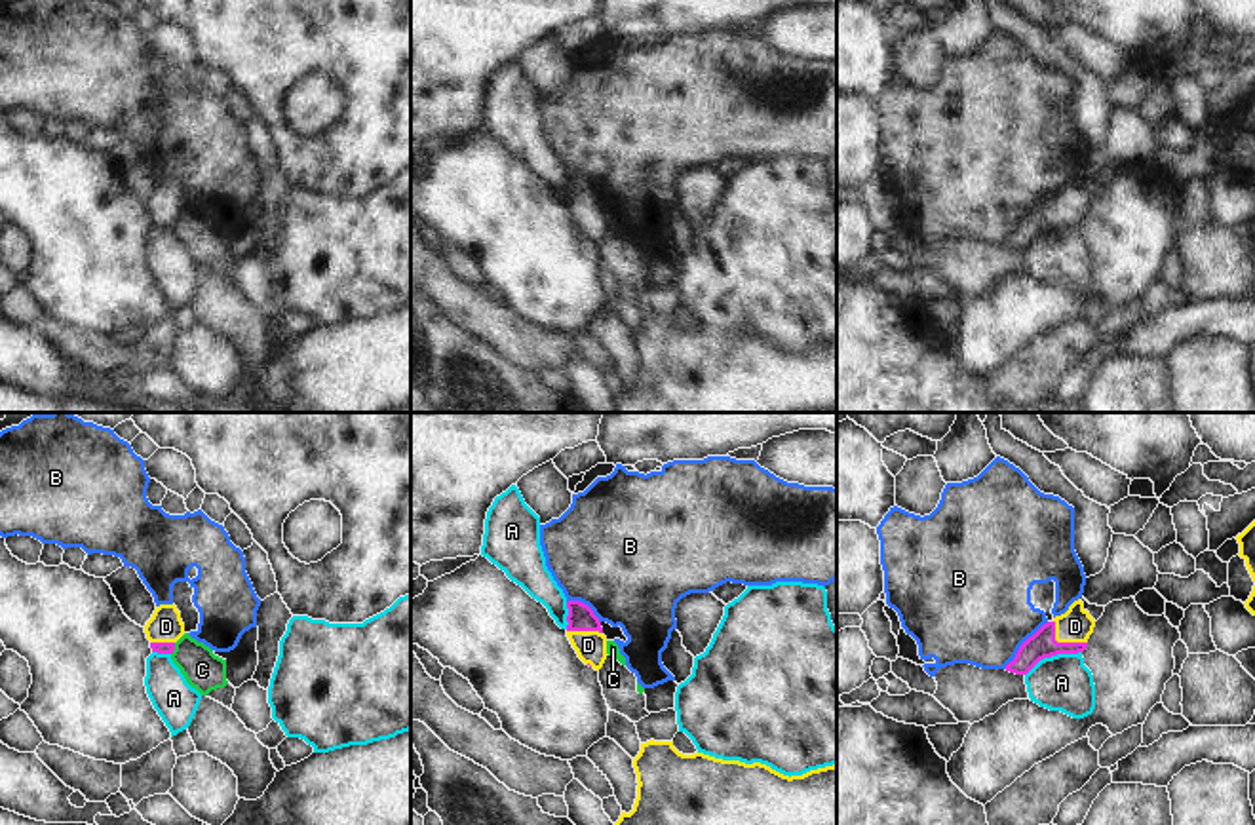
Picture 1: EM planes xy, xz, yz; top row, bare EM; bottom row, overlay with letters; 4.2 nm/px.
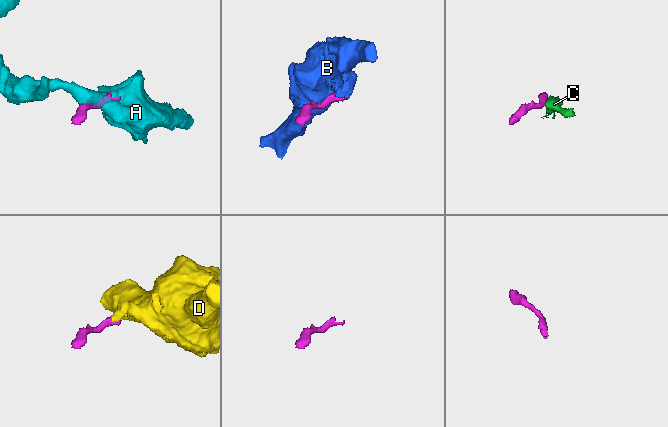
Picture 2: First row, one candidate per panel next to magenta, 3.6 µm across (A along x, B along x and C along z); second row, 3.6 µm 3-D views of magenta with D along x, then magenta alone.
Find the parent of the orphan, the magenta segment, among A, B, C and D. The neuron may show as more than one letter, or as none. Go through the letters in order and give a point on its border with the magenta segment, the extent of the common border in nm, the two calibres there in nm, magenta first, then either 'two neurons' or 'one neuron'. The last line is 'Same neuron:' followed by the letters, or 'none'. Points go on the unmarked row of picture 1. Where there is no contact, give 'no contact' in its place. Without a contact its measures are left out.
A: meets magenta in yz at (1052, 229); contact 260 nm long; 110 nm thick on the magenta side, 240 nm on the other; two neurons
B: meets magenta in yz at (1023, 217); contact 280 nm long; 110 nm thick on the magenta side, 460 nm on the other; two neurons
C: meets magenta in xy at (173, 223); contact 60 nm long; 50 nm thick on the magenta side, 160 nm on the other; two neurons
D: meets magenta in yz at (1061, 217); contact 170 nm long; 110 nm thick on the magenta side, 140 nm on the other; one neuron
Same neuron: D

